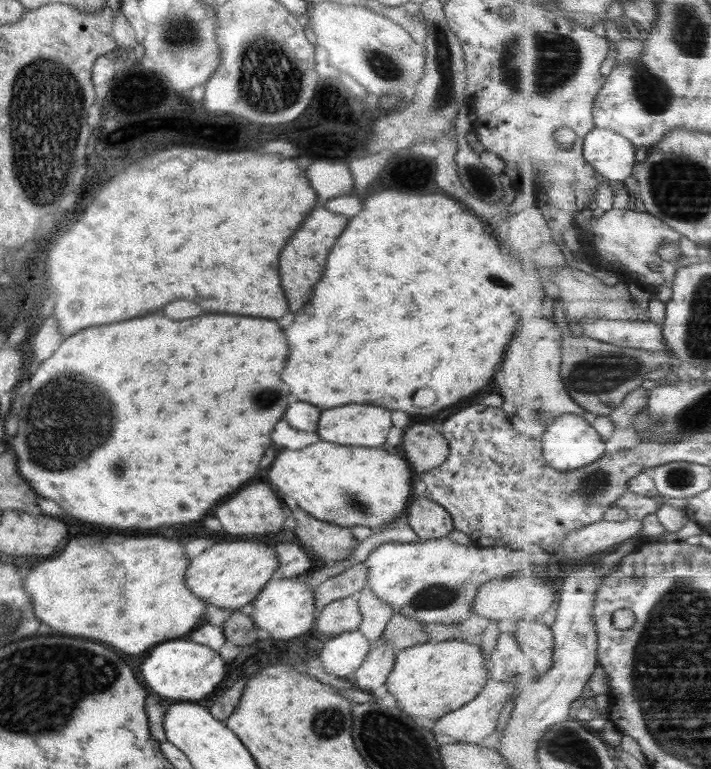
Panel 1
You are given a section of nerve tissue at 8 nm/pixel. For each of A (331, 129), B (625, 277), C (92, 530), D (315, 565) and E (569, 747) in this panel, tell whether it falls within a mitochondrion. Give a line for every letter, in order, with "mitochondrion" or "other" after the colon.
A: other
B: other
C: other
D: other
E: mitochondrion

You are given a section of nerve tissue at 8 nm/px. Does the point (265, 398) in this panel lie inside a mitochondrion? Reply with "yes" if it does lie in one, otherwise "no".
yes

